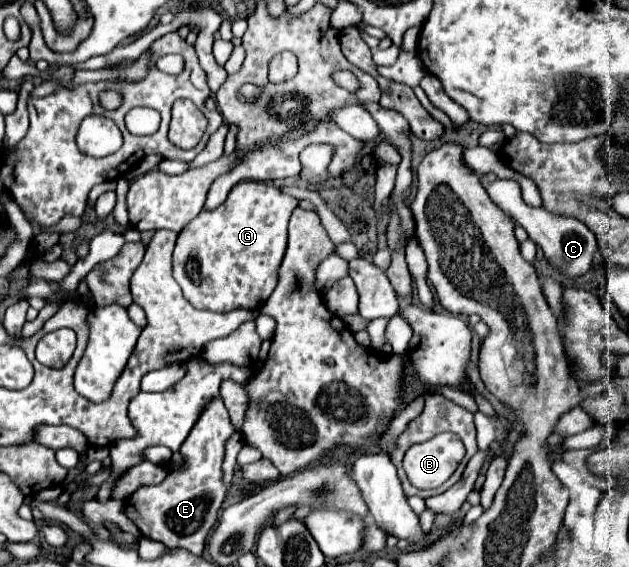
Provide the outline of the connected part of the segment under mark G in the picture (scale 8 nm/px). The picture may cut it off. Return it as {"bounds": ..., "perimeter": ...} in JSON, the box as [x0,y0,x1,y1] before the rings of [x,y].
{"bounds":[174,180,298,312],"perimeter":[[[250,180],[234,186],[226,202],[216,210],[202,210],[178,234],[174,248],[174,278],[180,284],[186,300],[194,308],[210,312],[230,312],[236,308],[255,310],[260,307],[278,284],[278,268],[286,250],[288,220],[296,206],[298,200],[294,196],[288,196],[272,186],[264,186],[264,182]]]}

